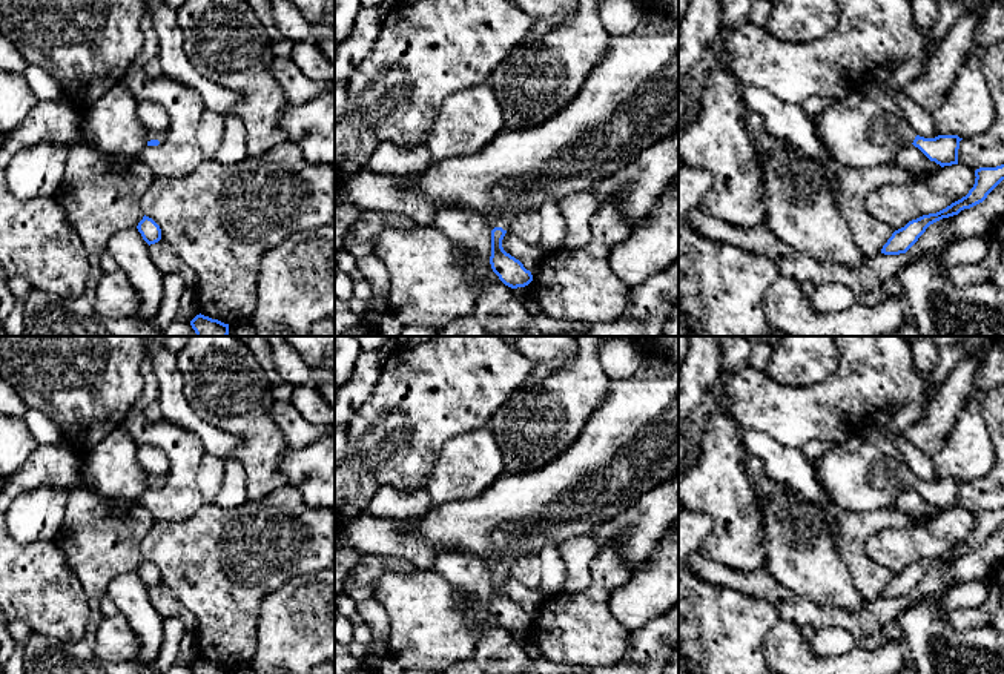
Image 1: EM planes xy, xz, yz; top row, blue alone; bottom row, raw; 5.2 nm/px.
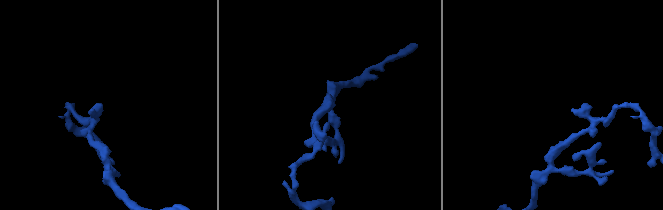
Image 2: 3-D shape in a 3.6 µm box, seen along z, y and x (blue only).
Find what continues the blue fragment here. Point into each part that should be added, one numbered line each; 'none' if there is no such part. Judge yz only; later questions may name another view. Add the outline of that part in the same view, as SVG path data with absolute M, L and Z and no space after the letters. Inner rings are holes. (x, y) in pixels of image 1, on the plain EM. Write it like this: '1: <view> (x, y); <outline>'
1: yz (865, 473); M916 401L893 415L887 428L869 425L861 433L837 444L814 462L820 484L834 499L838 510L863 513L889 508L893 507L904 490L913 487L916 476L897 450L892 438L913 424L923 415L923 410L924 404Z

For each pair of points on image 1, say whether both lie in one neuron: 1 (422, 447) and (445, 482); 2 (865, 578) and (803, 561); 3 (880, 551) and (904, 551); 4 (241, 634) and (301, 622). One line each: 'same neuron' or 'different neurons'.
1: different neurons
2: different neurons
3: same neuron
4: different neurons

